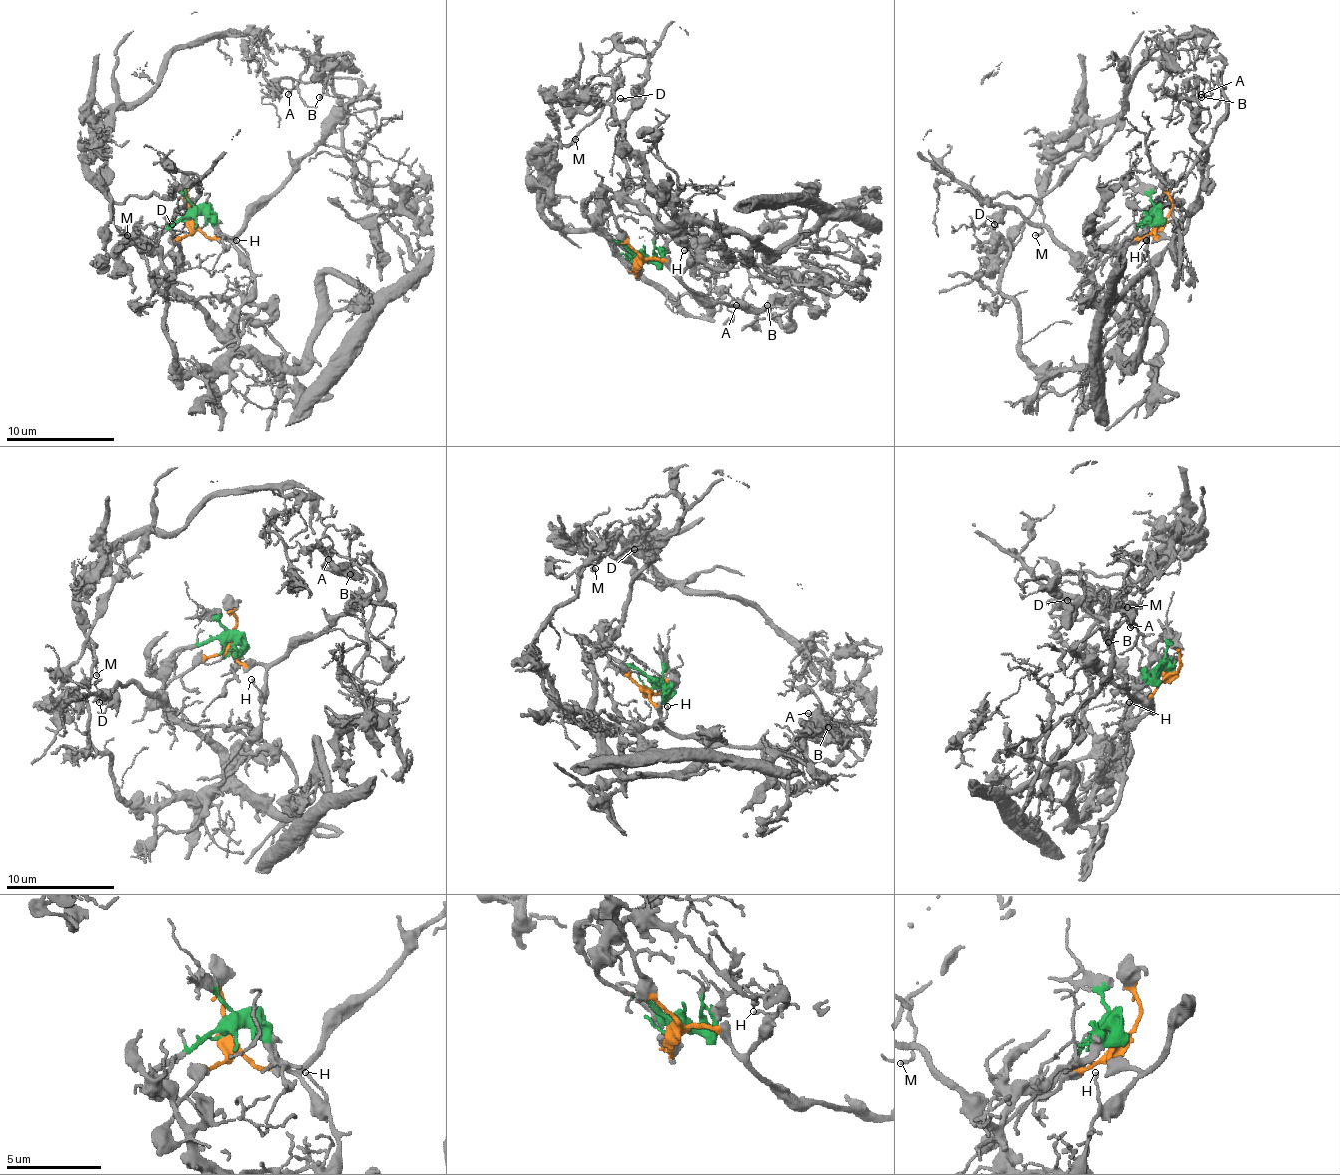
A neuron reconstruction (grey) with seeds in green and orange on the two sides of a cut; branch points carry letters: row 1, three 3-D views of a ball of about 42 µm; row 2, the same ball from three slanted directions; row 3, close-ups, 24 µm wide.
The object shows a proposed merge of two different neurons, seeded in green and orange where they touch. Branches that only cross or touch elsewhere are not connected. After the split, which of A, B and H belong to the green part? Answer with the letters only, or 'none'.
none

